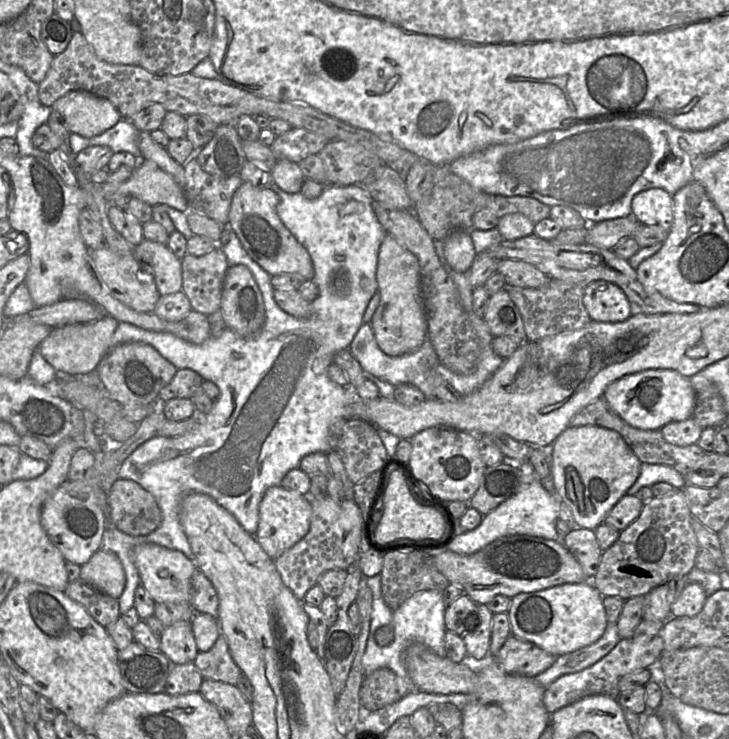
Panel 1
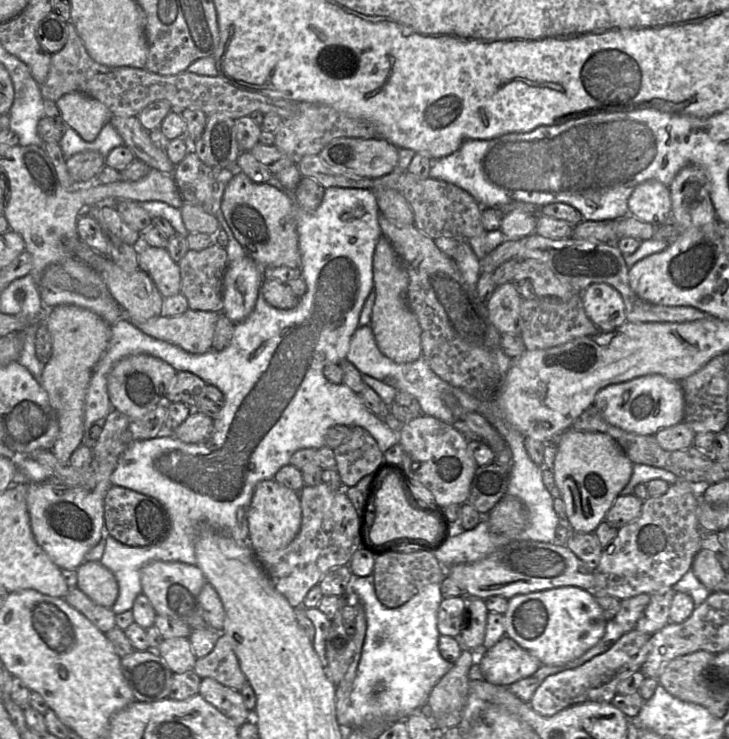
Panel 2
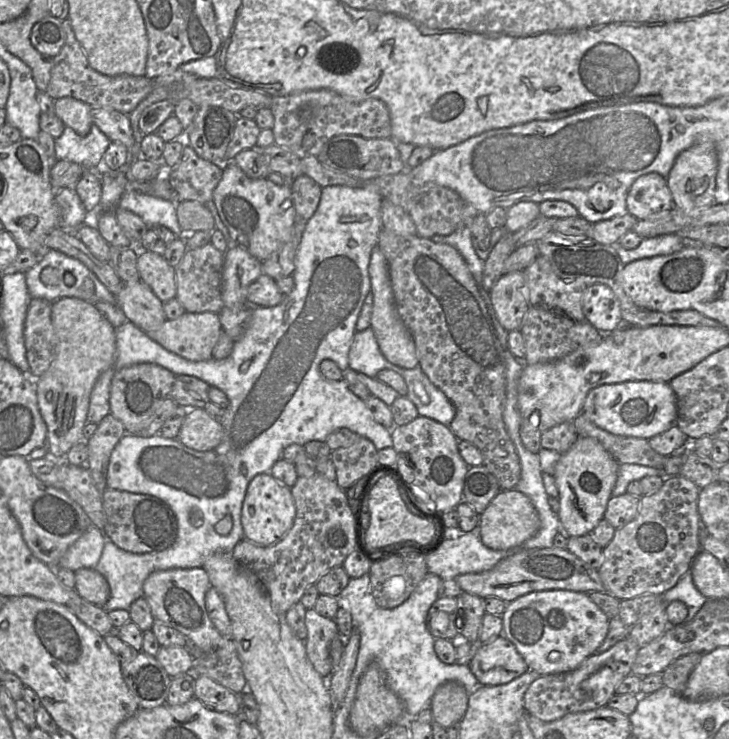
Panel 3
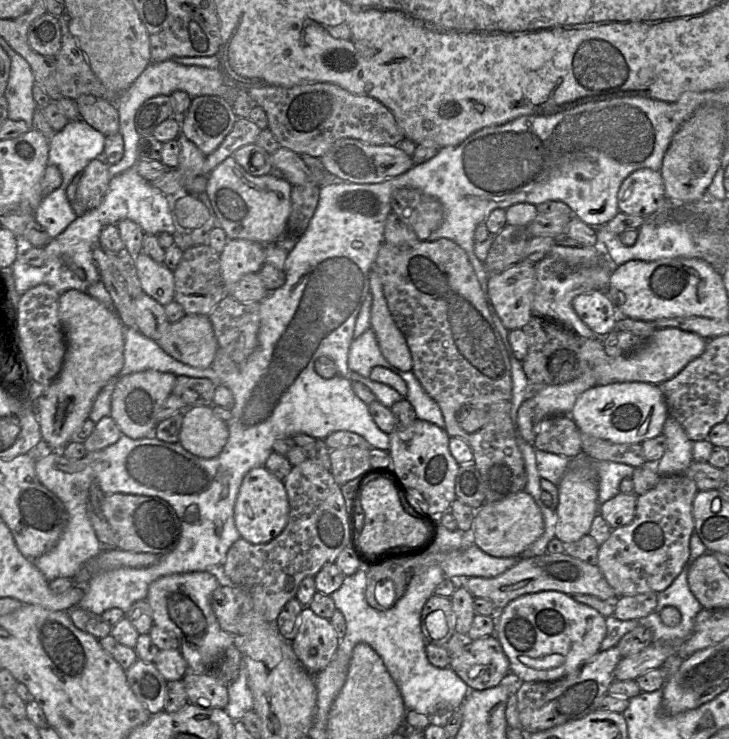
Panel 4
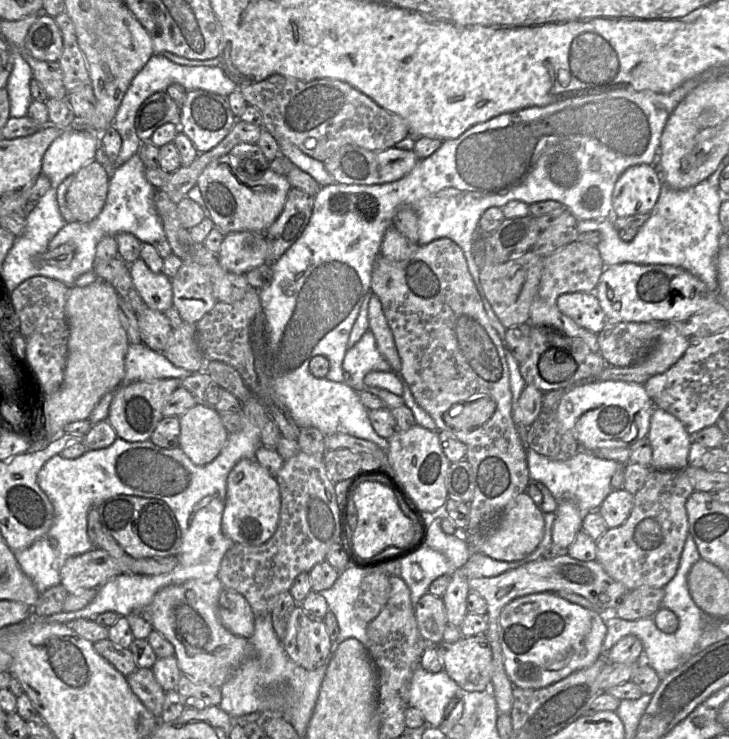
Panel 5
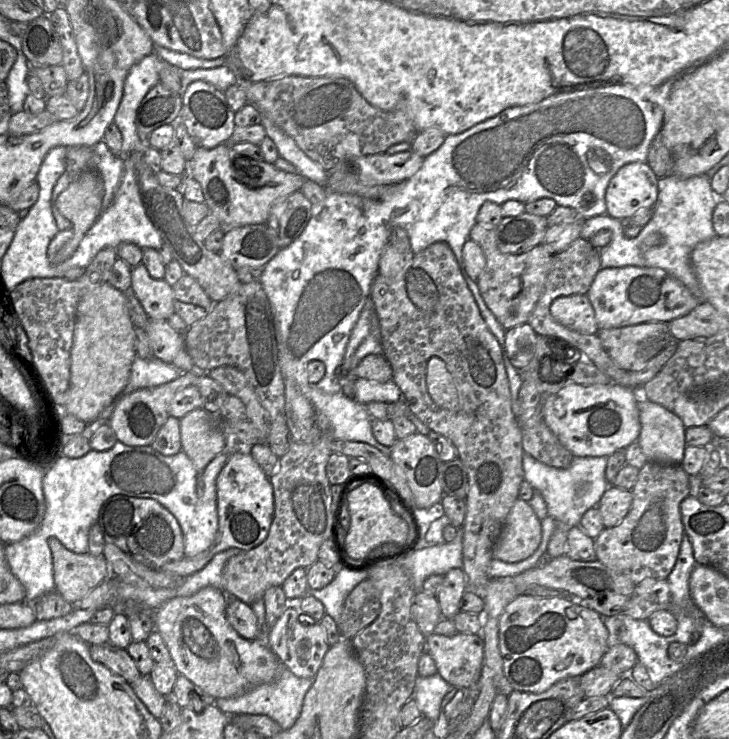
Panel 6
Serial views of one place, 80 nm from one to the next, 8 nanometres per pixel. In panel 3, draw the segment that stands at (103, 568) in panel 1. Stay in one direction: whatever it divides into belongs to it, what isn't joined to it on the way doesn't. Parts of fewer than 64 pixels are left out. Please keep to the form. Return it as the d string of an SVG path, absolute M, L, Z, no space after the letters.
M81 568L74 573L74 590L86 601L103 607L110 597L110 587L105 577L94 568Z

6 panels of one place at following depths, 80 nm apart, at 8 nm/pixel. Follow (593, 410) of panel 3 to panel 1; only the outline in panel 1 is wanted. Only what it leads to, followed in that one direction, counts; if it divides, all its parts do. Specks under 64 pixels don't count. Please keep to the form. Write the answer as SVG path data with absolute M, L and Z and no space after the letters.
M648 369L612 382L602 397L629 425L643 430L657 430L668 423L691 418L695 408L696 391L690 379L675 370Z

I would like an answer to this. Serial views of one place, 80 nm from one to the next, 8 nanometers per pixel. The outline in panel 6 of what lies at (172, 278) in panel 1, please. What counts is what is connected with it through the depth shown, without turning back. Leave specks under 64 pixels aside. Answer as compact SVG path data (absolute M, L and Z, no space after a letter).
M142 262L132 268L131 288L151 320L167 320L175 313L172 286L151 277Z

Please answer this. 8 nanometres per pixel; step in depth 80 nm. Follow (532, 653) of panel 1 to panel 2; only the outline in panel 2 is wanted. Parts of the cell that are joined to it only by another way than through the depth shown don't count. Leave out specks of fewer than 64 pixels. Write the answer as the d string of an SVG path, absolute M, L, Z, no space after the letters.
M508 636L486 649L479 662L483 679L496 685L511 685L531 676L541 666L536 656Z

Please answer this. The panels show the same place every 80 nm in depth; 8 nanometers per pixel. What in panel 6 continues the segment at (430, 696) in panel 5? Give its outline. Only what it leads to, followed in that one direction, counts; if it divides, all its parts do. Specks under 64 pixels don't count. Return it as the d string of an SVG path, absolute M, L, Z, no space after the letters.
M439 673L428 677L417 676L412 698L422 716L436 722L440 716L442 700L451 687Z

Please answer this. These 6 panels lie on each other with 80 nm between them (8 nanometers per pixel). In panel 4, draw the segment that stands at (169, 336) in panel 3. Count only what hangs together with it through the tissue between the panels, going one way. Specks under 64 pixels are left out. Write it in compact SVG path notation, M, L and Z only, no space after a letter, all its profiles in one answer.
M185 314L179 321L170 323L167 331L156 342L176 360L202 369L211 366L218 349L218 342L208 315Z

